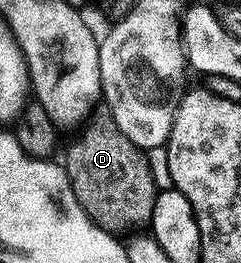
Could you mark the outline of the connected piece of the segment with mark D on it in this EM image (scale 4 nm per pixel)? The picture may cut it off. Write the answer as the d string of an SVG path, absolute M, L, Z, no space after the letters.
M104 105L90 111L84 126L74 143L67 145L64 166L76 201L86 210L87 219L111 233L118 233L124 223L134 227L149 224L159 188L154 187L147 152L120 133L120 125L116 125Z

